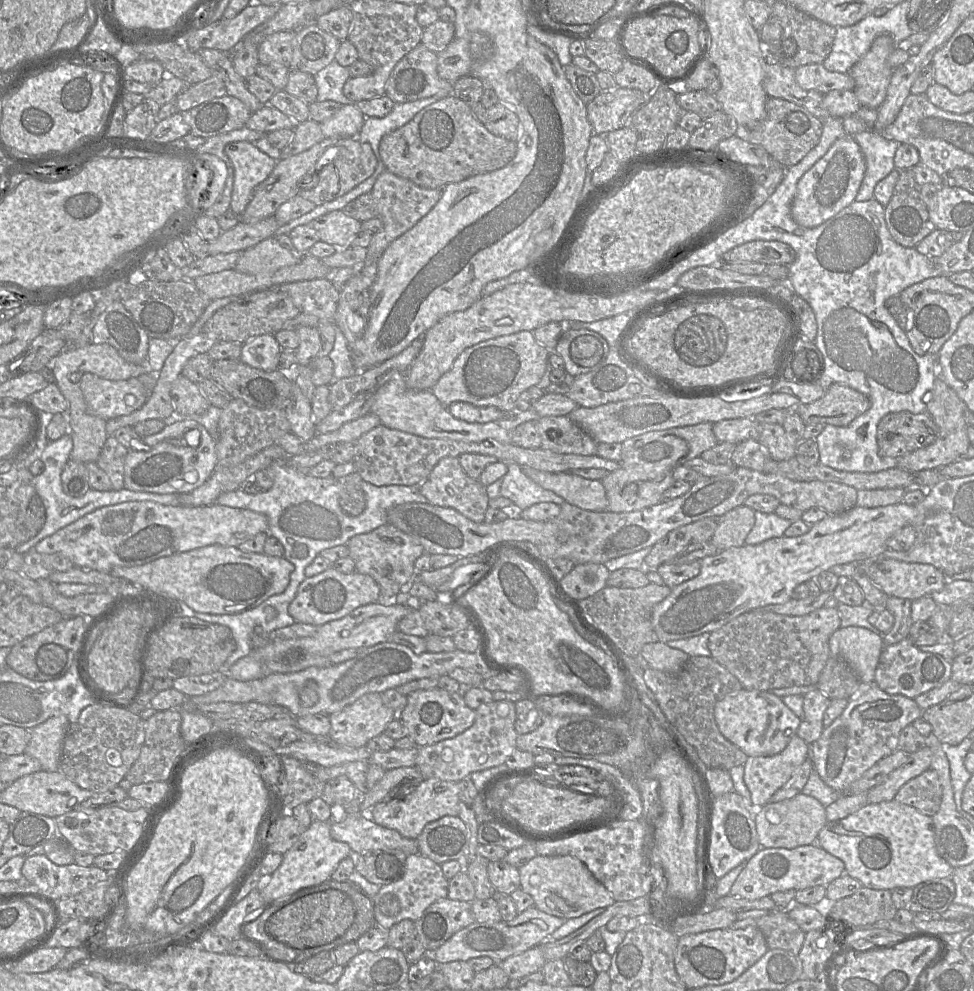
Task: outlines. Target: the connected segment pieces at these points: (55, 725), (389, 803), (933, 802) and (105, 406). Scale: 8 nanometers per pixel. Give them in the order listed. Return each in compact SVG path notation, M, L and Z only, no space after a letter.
M63 715L48 718L30 730L30 740L24 753L36 758L41 770L55 772L59 770L61 751L70 722Z
M435 778L424 779L416 786L402 786L399 793L391 793L377 803L368 816L378 825L398 831L403 837L416 840L424 827L444 816L458 816L460 811L459 782Z
M929 768L906 782L895 795L894 801L906 804L932 817L940 808L942 793L938 773Z
M87 372L80 379L80 388L89 412L106 421L133 413L141 408L147 400L147 388L138 377L113 381Z

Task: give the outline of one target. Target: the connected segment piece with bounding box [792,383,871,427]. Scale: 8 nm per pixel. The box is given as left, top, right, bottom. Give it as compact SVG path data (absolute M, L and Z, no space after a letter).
M835 383L818 400L798 405L792 410L799 414L805 425L830 424L845 427L870 406L870 399L863 393L847 385Z

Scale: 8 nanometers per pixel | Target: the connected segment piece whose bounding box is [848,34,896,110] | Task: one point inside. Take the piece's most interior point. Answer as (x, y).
(872, 74)

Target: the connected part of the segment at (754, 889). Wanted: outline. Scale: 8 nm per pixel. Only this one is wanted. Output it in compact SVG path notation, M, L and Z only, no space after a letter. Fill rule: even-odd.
M802 845L791 849L760 848L746 862L729 894L737 898L757 900L789 889L802 890L818 885L826 887L845 873L844 862L818 845Z

